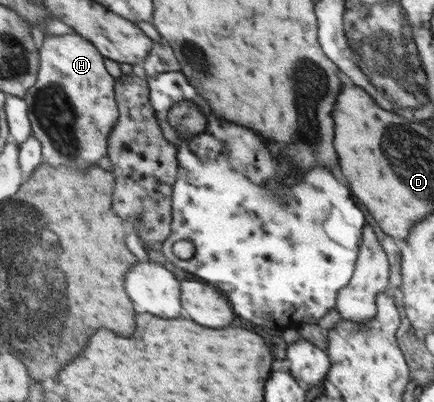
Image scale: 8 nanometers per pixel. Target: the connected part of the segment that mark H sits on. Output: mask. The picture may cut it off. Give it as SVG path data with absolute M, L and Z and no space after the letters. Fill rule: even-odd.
M75 32L63 35L47 35L39 42L39 74L34 87L31 87L26 95L26 100L29 106L29 118L31 119L33 134L39 139L41 144L41 153L43 163L51 164L52 166L71 166L77 169L85 169L89 165L93 165L97 159L101 159L105 155L105 139L109 135L109 131L115 124L117 119L117 106L113 101L113 77L103 69L103 56L90 40L83 39L82 36Z

